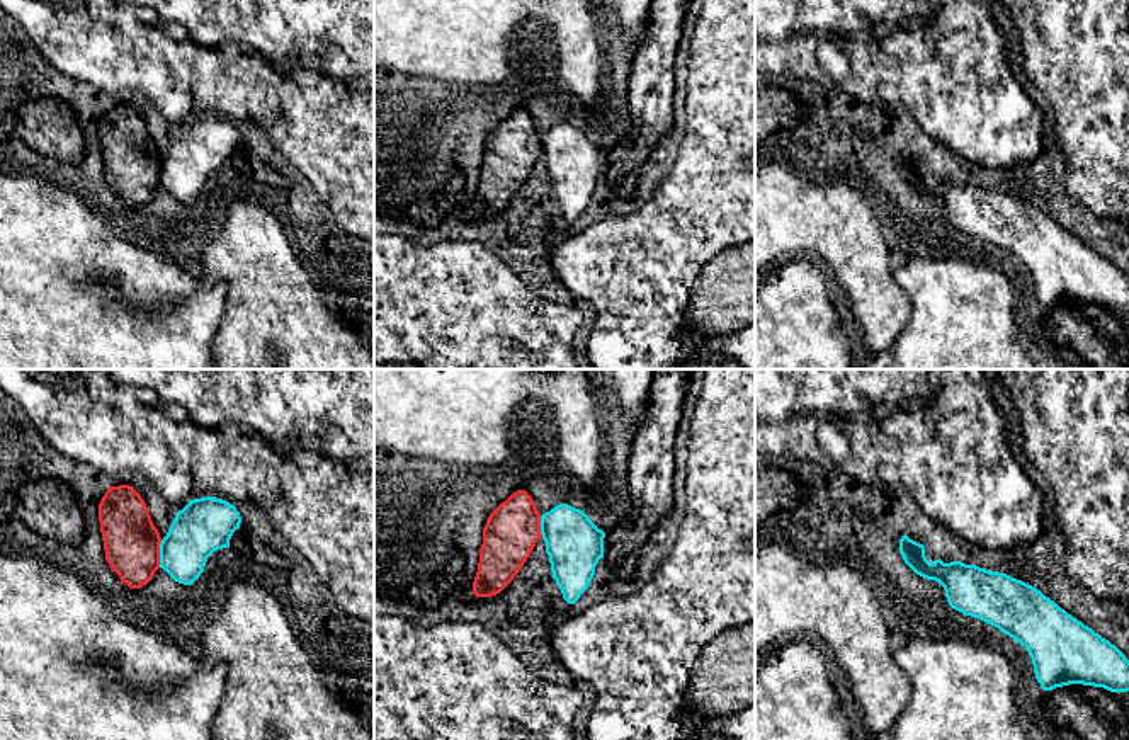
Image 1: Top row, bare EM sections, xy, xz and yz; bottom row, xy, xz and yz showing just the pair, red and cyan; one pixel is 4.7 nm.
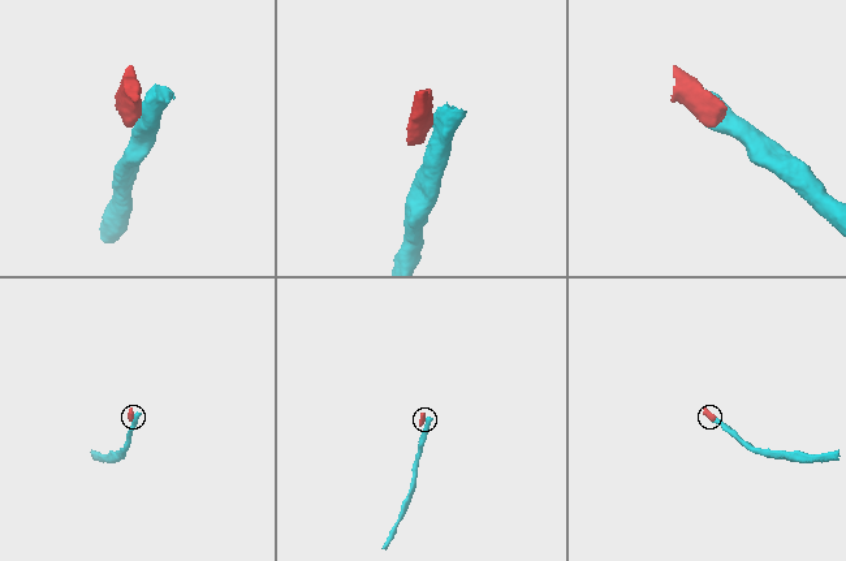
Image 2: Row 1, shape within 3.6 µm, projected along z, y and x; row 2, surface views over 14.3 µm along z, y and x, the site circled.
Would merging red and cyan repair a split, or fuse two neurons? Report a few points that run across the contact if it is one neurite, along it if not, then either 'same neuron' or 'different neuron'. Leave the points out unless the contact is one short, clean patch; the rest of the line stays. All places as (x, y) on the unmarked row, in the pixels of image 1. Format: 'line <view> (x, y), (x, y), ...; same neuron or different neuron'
different neuron

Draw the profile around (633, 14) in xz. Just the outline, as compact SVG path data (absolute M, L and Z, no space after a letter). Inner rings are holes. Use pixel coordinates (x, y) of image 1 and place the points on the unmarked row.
M612 0L610 5L617 12L631 53L644 34L651 0Z

